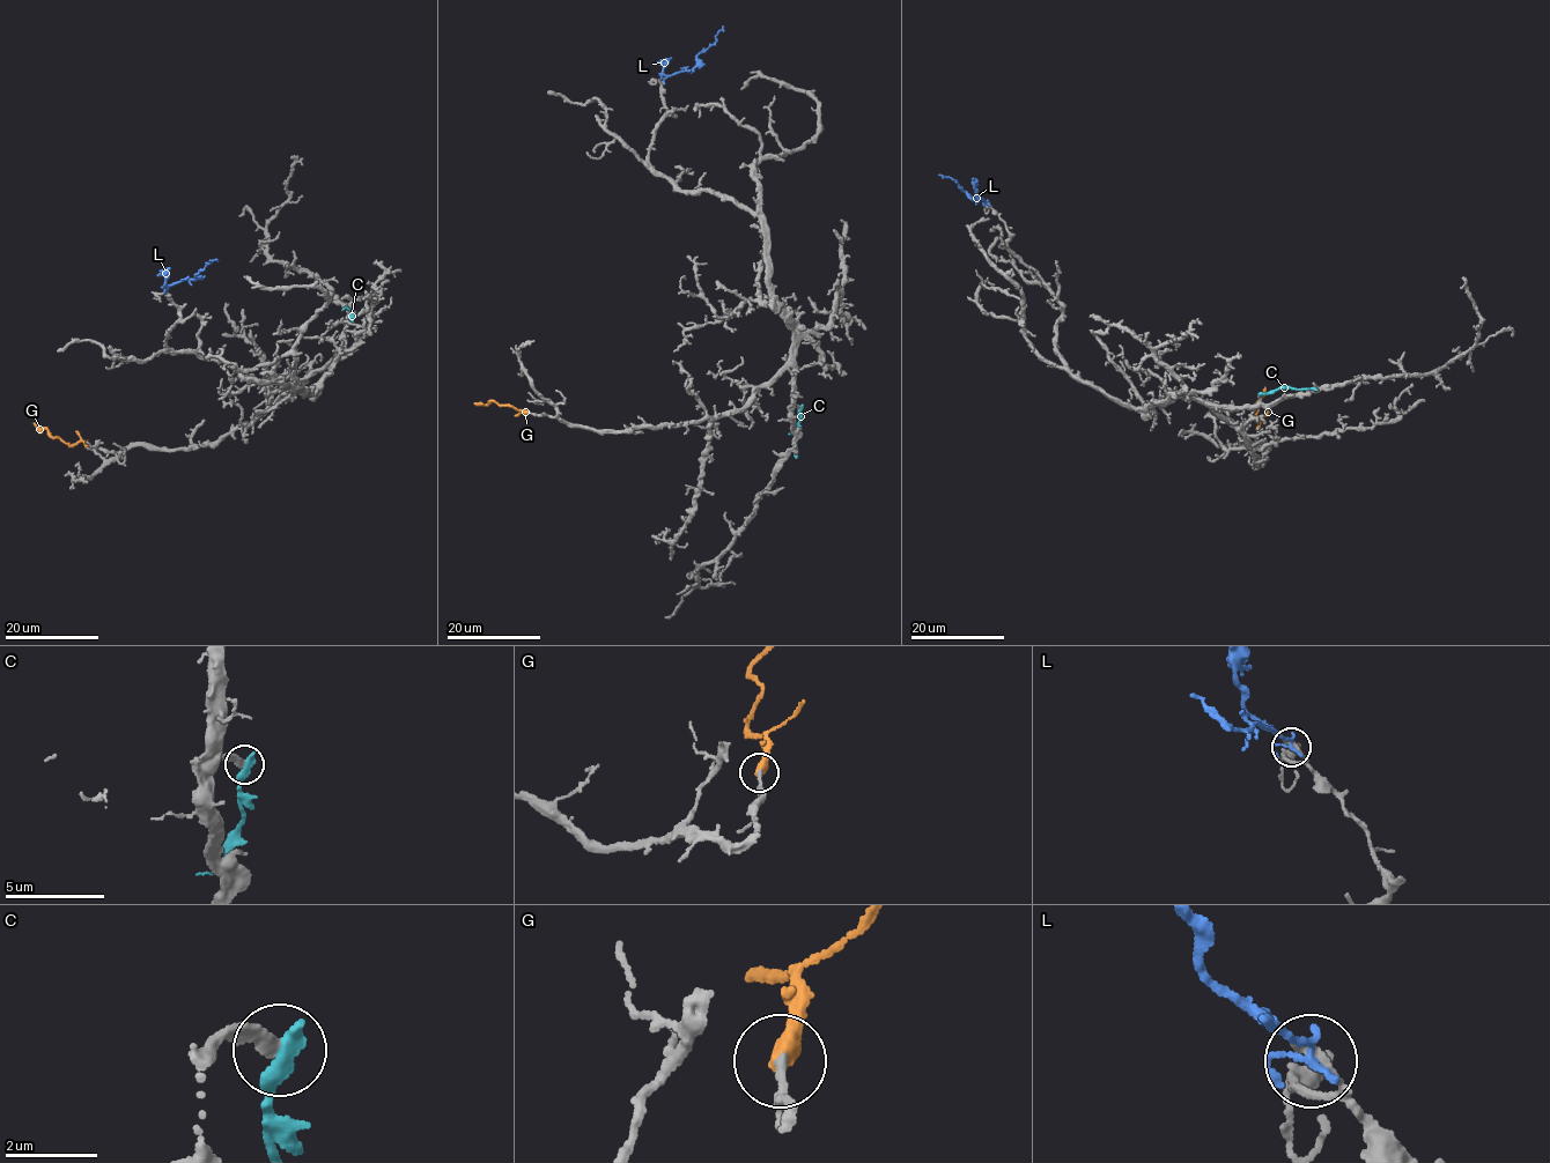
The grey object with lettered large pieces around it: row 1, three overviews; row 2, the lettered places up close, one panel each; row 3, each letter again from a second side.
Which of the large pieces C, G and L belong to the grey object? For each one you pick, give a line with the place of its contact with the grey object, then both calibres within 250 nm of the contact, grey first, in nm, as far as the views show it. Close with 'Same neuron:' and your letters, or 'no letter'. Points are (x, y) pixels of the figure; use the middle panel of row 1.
G: (528, 412) | 170/500 nm
Same neuron: G

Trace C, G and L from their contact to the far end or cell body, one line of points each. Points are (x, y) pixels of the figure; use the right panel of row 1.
C: (1261, 394), (1281, 387), (1316, 391)
G: (1257, 428), (1255, 404), (1264, 387)
L: (987, 202), (972, 198), (953, 179), (939, 175)

